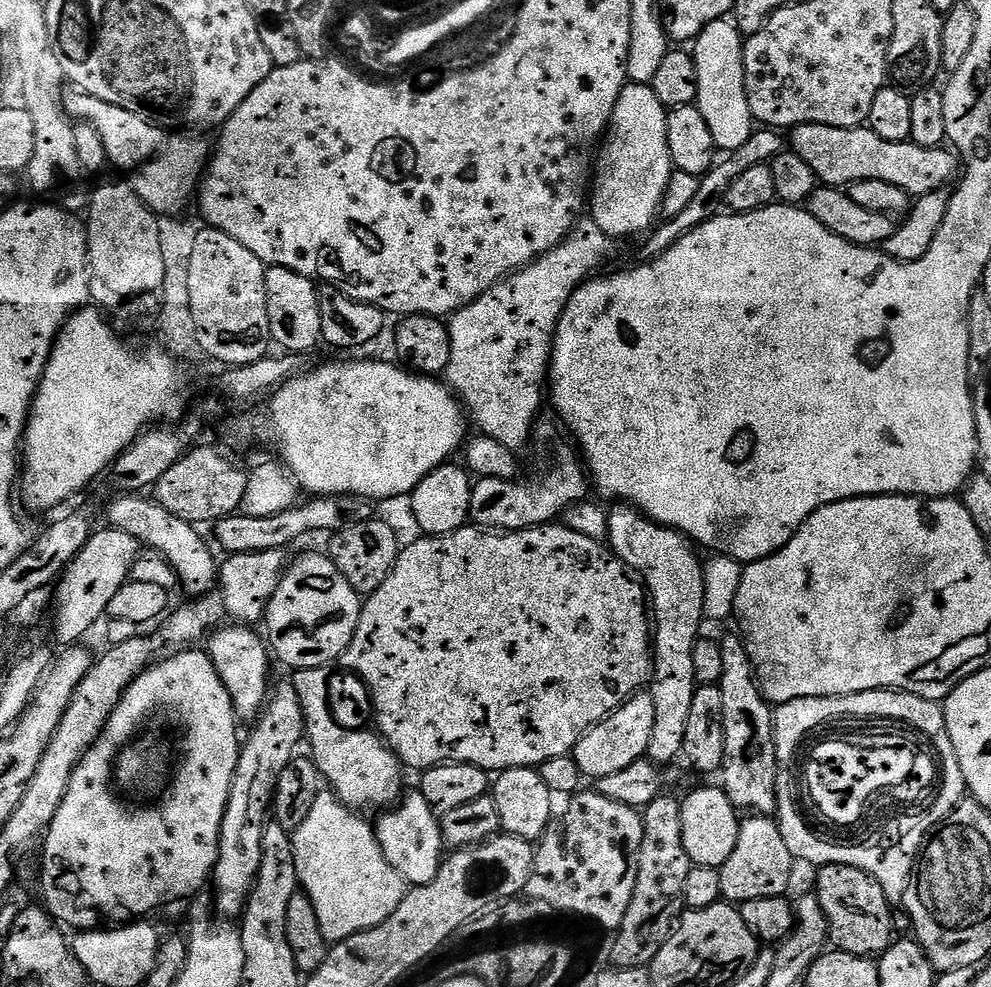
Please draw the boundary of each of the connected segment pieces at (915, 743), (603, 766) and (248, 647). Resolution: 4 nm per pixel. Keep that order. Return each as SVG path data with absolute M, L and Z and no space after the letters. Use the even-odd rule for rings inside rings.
M881 690L879 692L859 692L853 696L819 696L818 698L798 698L794 702L786 702L779 705L775 709L774 719L776 721L776 811L774 813L775 819L780 826L780 833L782 839L786 842L786 846L790 849L793 861L800 862L805 860L808 864L816 864L815 866L823 866L825 864L849 864L854 866L858 870L862 870L866 874L870 874L878 882L878 886L882 886L882 890L886 894L889 904L896 906L903 901L906 894L906 886L910 886L910 874L912 873L912 867L916 865L916 857L920 855L920 845L924 843L929 832L936 827L940 821L945 820L949 814L954 811L956 805L960 803L962 797L965 795L966 789L964 787L964 779L962 778L962 770L958 766L958 758L954 754L954 746L950 742L948 737L948 731L946 730L946 722L944 721L943 707L937 701L927 700L921 696L915 696L909 692L897 692L895 690ZM842 750L862 750L862 752L886 752L886 762L888 764L880 764L880 770L884 766L884 772L860 772L860 774L848 774L844 772L844 768L840 768L842 764L838 762L838 768L834 768L832 776L834 778L880 778L880 784L878 788L874 788L872 792L868 792L868 798L860 798L860 800L840 800L838 804L844 806L844 810L838 810L840 816L844 818L834 818L834 820L828 820L826 816L830 816L832 810L816 810L814 808L814 802L812 798L804 796L806 794L806 782L804 786L802 784L790 784L790 776L798 776L798 768L808 768L808 780L810 780L810 766L814 760L828 760L828 762L834 762L834 760L842 760Z
M641 690L634 696L629 696L627 702L621 708L615 708L612 713L602 722L598 722L587 732L576 744L574 755L578 766L582 770L585 778L593 781L606 778L606 774L614 774L618 770L623 770L625 766L630 766L630 762L638 762L645 759L648 747L650 746L650 733L654 731L654 698L651 691Z
M220 626L207 637L206 651L208 657L214 662L214 670L218 670L218 678L222 678L222 686L232 699L232 711L236 714L237 721L252 722L259 717L264 703L270 695L268 684L268 660L270 649L260 636L248 626Z

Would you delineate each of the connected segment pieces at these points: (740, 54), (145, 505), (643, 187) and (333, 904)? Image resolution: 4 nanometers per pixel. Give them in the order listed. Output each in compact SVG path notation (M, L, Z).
M725 18L710 22L710 26L696 36L690 48L698 74L695 107L700 109L702 118L706 118L706 126L710 126L710 135L717 149L724 154L738 150L738 146L744 145L754 131L744 81L744 41L735 19Z
M120 494L117 500L108 508L108 521L111 527L118 532L129 532L135 540L139 540L145 548L157 548L163 554L170 566L174 566L176 571L176 579L179 587L185 588L189 592L189 597L199 598L207 596L217 587L218 584L218 559L214 553L208 549L206 541L200 537L201 529L190 522L182 522L182 518L177 518L175 514L170 514L170 510L166 510L166 506L162 506L154 498L148 498L140 494Z
M628 82L625 83L622 94L618 94L612 121L608 124L606 139L599 149L598 163L590 180L590 218L596 223L598 230L602 230L607 236L636 236L639 232L647 233L657 223L656 215L661 215L664 195L668 192L668 183L674 171L666 138L668 114L669 109L658 102L651 84Z
M322 790L318 798L314 798L314 806L302 826L292 833L294 846L294 862L299 887L310 898L314 910L318 914L320 929L324 939L329 942L349 940L354 934L365 932L367 928L378 926L398 910L406 891L406 882L386 862L380 844L376 840L373 825L363 820L363 815L347 808L331 790Z

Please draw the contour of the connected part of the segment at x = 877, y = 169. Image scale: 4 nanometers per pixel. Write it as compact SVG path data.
M799 124L791 129L790 148L806 161L821 185L839 189L863 180L877 180L906 190L909 197L919 198L951 185L952 175L958 172L957 157L947 147L923 148L906 140L886 142L867 126L835 128Z

